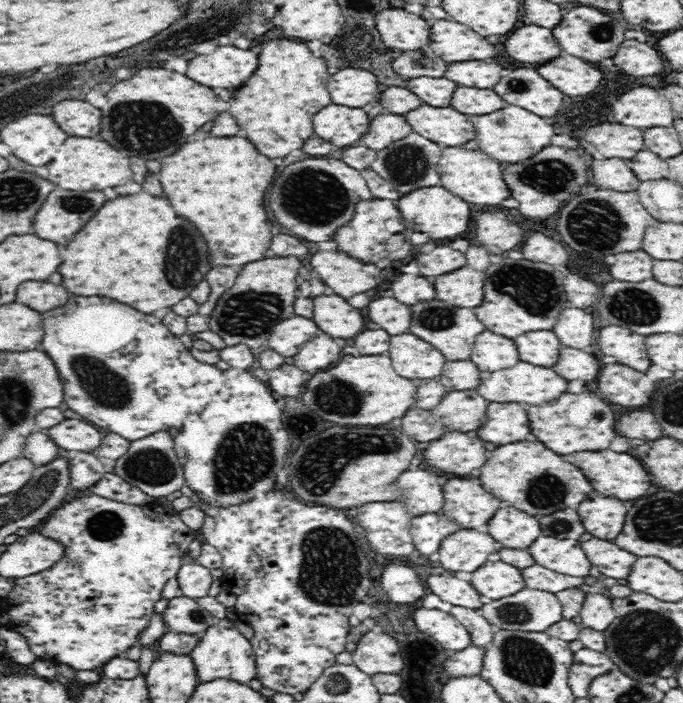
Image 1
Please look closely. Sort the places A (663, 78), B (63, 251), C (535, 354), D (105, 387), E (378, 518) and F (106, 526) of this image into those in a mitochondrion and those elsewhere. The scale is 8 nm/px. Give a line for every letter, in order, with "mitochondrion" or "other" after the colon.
A: other
B: other
C: other
D: mitochondrion
E: other
F: mitochondrion

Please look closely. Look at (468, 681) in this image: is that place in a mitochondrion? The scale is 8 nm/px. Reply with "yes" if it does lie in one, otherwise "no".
no

